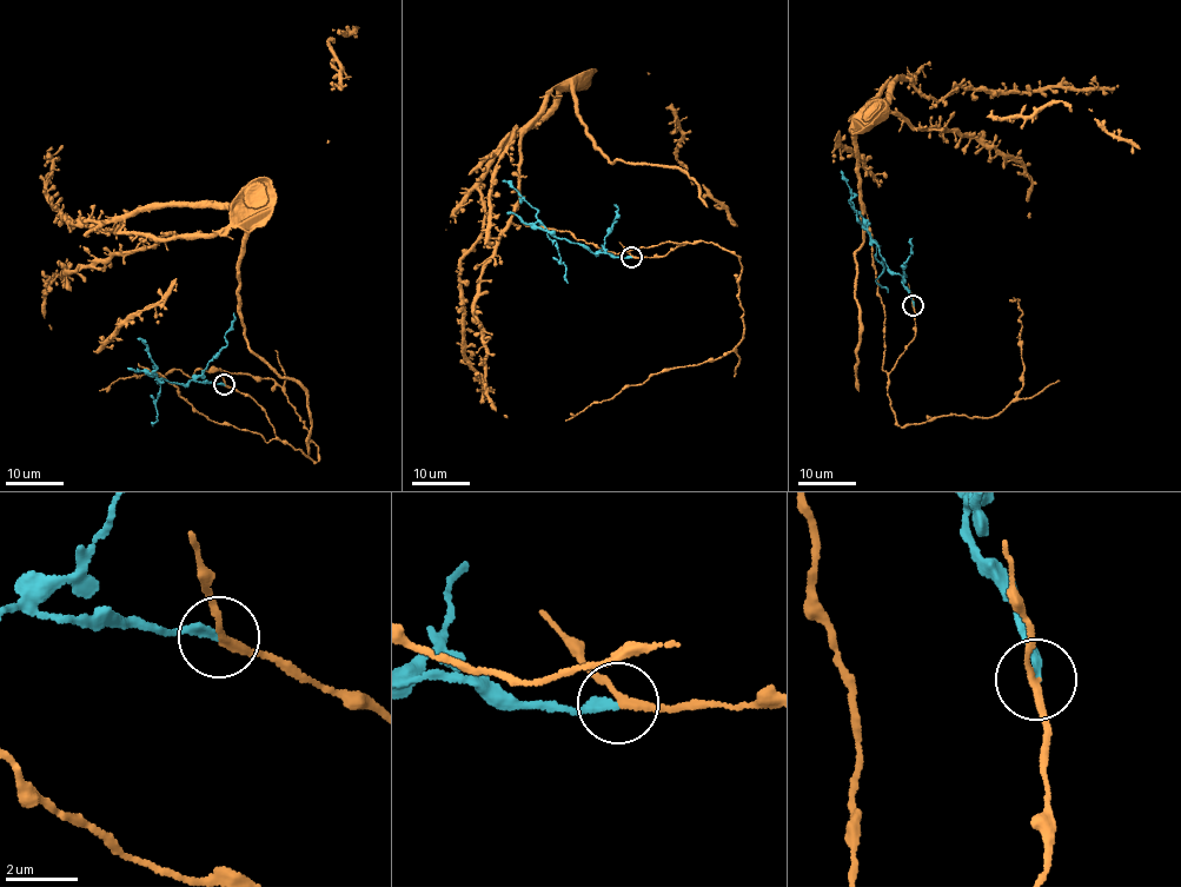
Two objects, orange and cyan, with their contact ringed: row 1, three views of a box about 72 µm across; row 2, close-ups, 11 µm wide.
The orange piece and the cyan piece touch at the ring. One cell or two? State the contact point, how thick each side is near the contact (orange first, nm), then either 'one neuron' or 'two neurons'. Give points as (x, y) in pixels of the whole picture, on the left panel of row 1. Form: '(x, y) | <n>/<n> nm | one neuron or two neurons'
(224, 384) | 190/240 nm | two neurons

